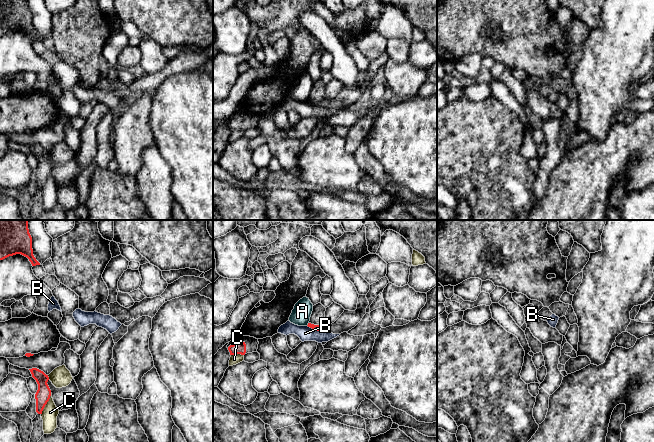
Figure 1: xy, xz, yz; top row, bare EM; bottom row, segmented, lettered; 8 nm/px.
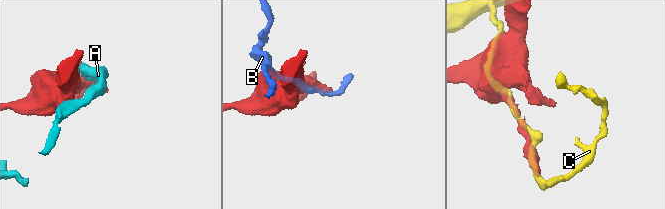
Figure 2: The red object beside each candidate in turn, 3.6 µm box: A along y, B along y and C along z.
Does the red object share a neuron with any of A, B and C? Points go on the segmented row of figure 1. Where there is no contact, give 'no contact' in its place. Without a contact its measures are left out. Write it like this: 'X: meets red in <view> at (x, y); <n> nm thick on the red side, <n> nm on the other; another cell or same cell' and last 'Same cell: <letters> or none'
A: meets red in xz at (308, 324); 50 nm thick on the red side, 150 nm on the other; another cell
B: meets red in xz at (313, 328); 50 nm thick on the red side, 120 nm on the other; another cell
C: meets red in xy at (46, 403); 120 nm thick on the red side, 130 nm on the other; another cell
Same cell: none

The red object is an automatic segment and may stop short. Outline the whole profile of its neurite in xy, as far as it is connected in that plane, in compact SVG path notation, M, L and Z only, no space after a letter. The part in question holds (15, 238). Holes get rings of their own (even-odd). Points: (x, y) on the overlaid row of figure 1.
M0 220L0 260L16 254L27 257L32 266L40 265L33 255L32 237L28 229L28 220Z

